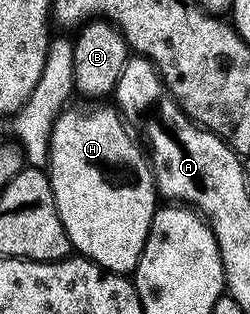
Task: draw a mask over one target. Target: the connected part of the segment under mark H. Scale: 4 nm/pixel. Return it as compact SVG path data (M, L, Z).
M113 106L97 108L94 112L65 112L58 120L56 117L52 121L47 165L55 206L59 210L59 218L63 222L63 230L69 236L70 245L105 271L122 274L131 274L137 268L143 246L149 237L153 216L159 207L153 165L142 145L133 141L128 130L120 111Z

